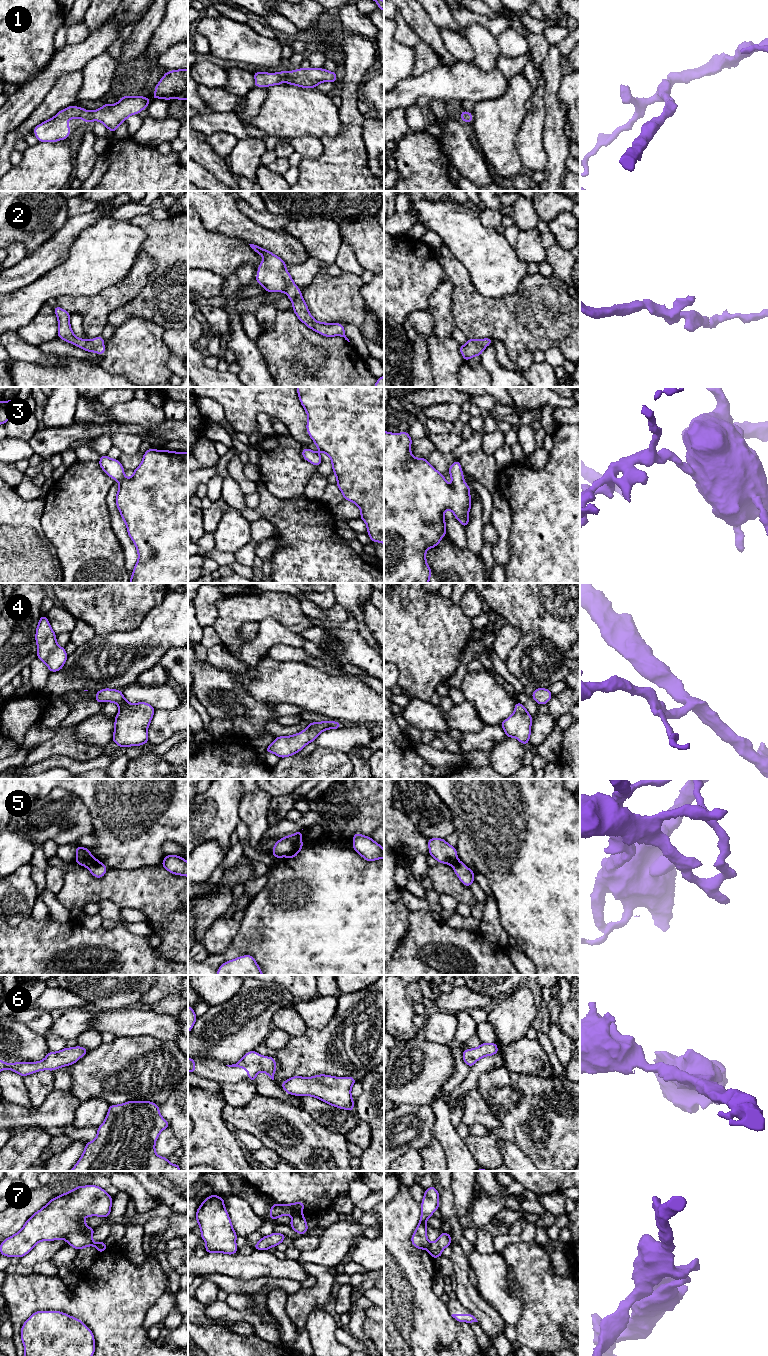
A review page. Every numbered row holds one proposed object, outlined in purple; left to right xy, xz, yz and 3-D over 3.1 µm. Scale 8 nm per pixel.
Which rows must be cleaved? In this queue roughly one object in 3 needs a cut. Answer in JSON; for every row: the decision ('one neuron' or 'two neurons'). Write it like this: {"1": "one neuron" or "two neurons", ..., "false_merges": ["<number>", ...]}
{"1": "one neuron", "2": "one neuron", "3": "one neuron", "4": "one neuron", "5": "two neurons", "6": "one neuron", "7": "two neurons", "false_merges": ["5", "7"]}

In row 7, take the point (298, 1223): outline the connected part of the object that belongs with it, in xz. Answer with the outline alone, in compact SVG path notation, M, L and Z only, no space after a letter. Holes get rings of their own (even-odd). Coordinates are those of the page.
M304 1216L293 1217L289 1225L296 1233L299 1234L306 1234L308 1231L307 1222Z

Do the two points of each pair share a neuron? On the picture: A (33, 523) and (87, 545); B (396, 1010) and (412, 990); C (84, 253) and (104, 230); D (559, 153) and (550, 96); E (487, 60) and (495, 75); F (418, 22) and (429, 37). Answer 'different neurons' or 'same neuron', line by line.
A: different neurons
B: different neurons
C: same neuron
D: same neuron
E: different neurons
F: same neuron

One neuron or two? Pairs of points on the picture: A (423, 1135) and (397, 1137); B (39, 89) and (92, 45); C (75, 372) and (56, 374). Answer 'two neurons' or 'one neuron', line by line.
A: one neuron
B: one neuron
C: one neuron

